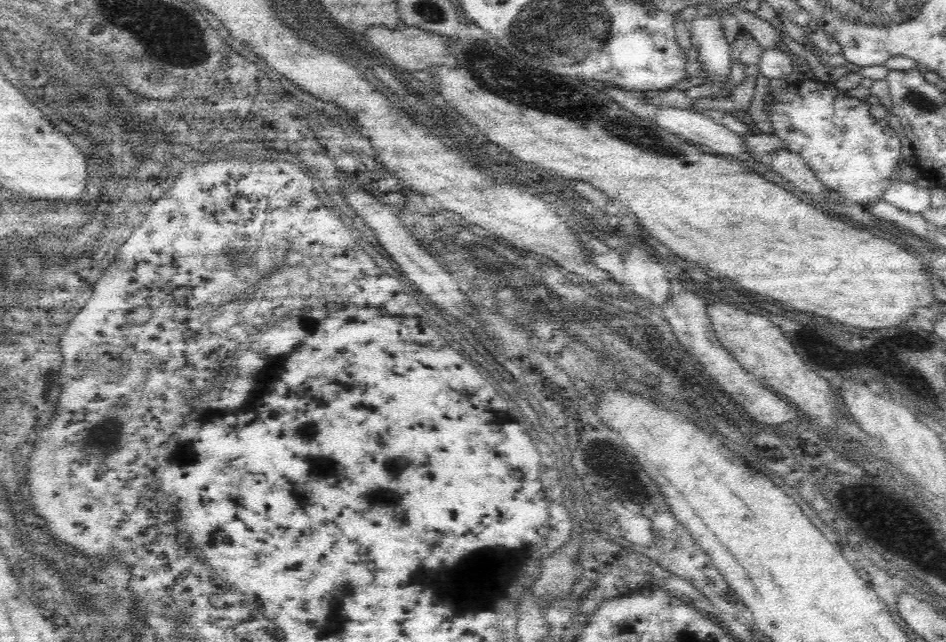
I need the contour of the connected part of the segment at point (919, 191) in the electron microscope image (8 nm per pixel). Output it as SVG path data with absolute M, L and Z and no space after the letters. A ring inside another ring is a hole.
M901 177L890 178L883 200L911 214L924 212L930 208L930 188L919 186L916 181L906 181Z

